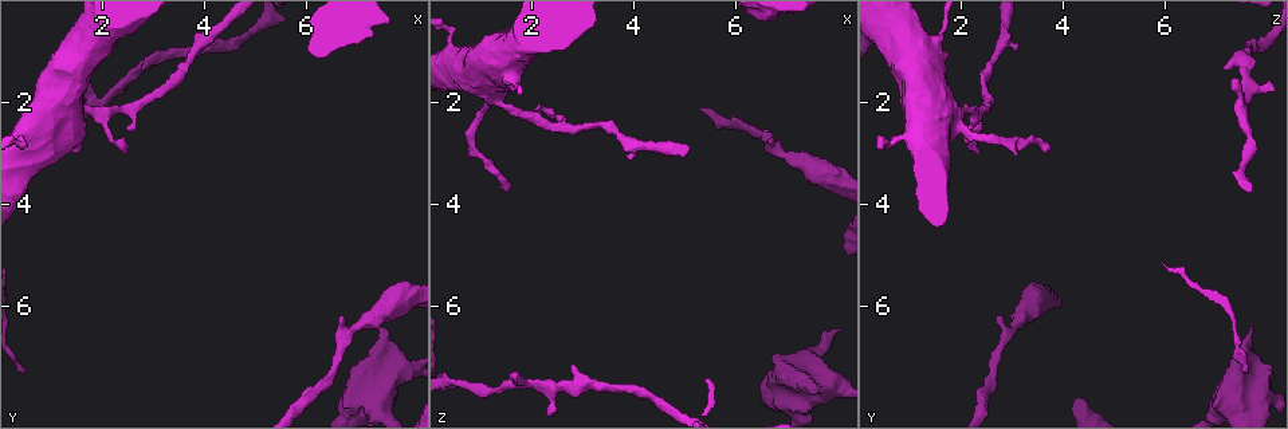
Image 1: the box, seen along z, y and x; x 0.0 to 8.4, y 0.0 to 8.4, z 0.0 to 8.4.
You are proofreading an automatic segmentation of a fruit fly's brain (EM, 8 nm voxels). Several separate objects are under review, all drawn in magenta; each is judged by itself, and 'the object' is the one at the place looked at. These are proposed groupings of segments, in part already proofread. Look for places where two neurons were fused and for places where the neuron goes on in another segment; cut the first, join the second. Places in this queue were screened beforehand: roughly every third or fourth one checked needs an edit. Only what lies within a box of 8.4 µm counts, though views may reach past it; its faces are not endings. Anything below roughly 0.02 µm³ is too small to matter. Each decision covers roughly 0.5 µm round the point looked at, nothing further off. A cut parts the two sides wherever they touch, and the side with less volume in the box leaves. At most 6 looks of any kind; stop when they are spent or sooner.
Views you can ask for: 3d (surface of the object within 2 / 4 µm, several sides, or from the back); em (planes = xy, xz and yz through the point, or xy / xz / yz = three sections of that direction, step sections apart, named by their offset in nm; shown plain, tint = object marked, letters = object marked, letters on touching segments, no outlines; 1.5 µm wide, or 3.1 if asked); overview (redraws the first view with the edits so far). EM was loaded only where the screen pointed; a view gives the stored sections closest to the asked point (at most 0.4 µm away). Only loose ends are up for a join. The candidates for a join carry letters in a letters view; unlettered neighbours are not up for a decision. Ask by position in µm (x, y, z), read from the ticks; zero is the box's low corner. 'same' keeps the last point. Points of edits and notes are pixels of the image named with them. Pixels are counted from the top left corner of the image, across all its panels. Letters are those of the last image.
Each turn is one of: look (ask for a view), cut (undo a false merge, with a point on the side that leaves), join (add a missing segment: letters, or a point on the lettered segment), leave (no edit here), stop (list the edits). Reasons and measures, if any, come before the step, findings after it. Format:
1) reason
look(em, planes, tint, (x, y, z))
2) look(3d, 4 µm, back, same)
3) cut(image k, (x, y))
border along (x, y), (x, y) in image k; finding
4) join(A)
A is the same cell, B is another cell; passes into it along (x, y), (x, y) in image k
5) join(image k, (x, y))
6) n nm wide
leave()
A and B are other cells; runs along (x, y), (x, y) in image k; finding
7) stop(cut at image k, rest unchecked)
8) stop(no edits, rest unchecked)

calibre changes
look(em, xy, step 4, letters, (7.30, 6.25, 3.20))

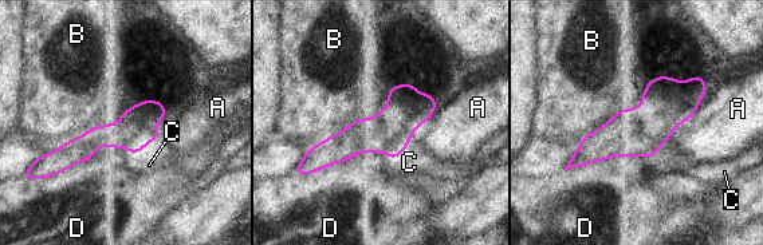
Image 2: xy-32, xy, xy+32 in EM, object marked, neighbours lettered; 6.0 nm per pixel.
cut it another way
look(em, planes, letters, same)

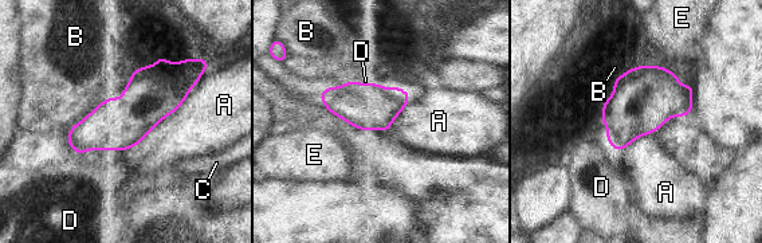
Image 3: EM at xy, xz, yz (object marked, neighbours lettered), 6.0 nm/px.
A touches over 650 nm
leave()
A, B, C, D and E are other cells; continuous, no second neuron

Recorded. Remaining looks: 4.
stops while still wide
look(em, planes, letters, (7.45, 6.40, 7.70))

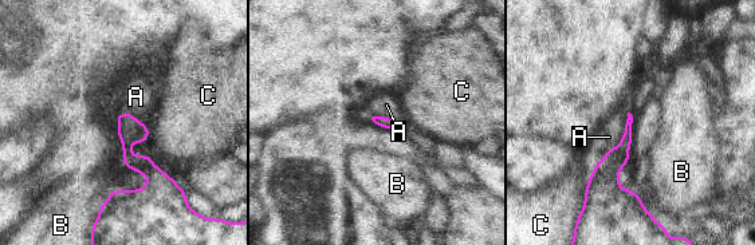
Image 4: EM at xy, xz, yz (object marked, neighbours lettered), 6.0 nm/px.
A touches over 300 nm
leave()
A, B and C are other cells; border along (629, 111), (620, 143), (605, 154) in image 4; none of them fits

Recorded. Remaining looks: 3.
free end
look(em, xz, step 8, letters, (1.60, 1.55, 7.30))

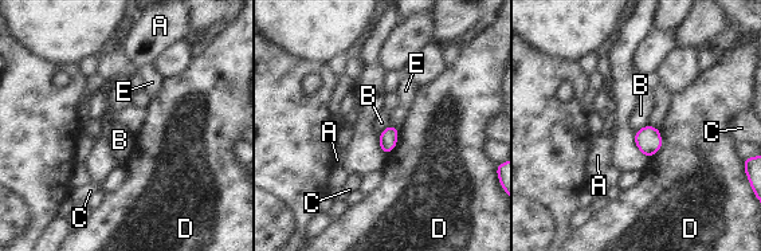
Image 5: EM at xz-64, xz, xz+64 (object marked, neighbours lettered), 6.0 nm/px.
another direction
look(em, planes, letters, same)

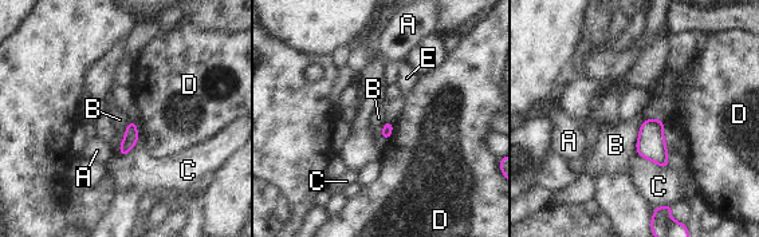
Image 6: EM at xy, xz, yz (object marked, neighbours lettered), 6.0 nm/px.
leave()
A, B, C, D and E are other cells; border along (661, 119), (641, 123), (634, 150) in image 6; none of them fits

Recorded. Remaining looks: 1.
stop(no edits, rest unchecked)

